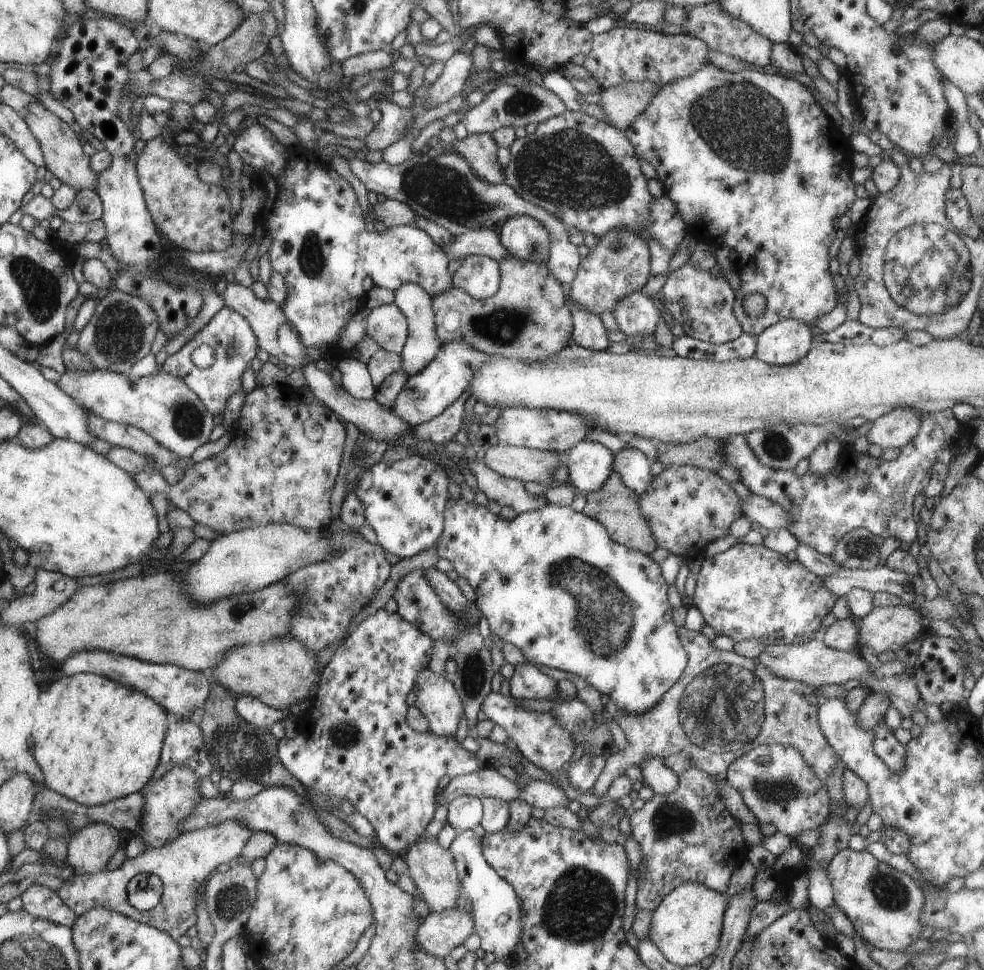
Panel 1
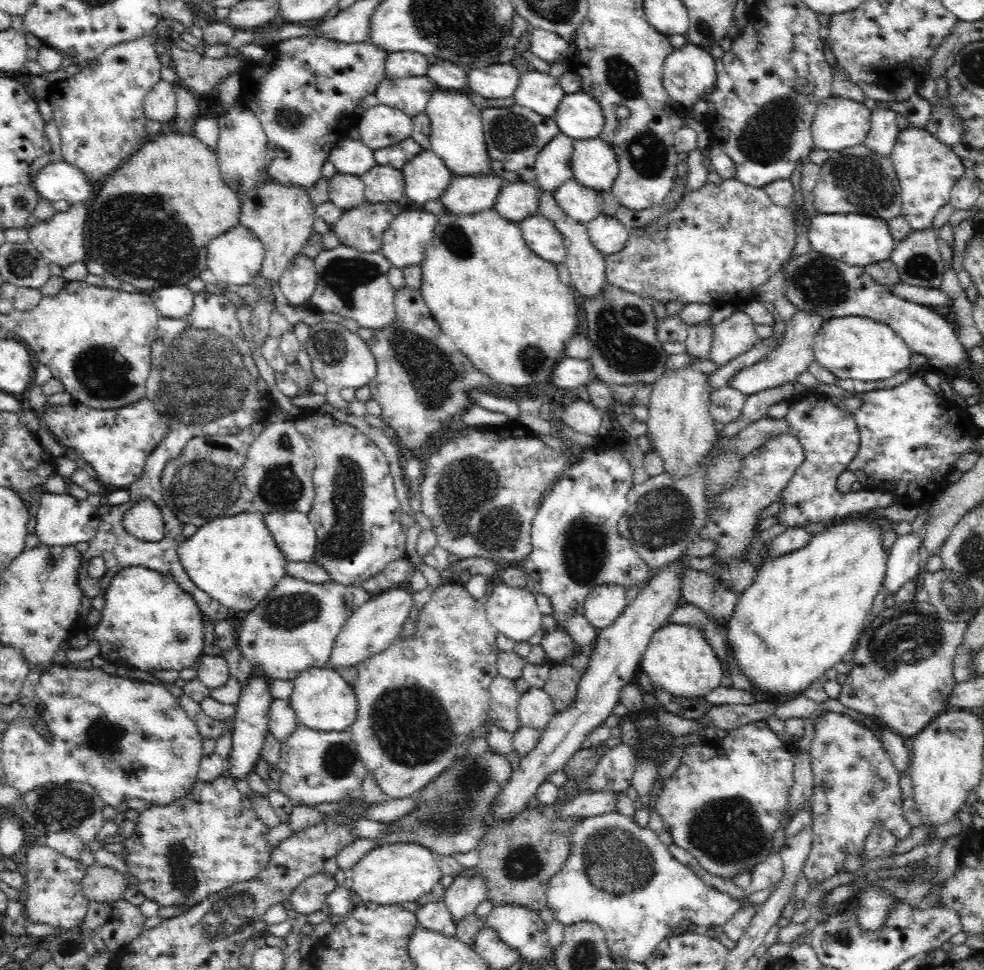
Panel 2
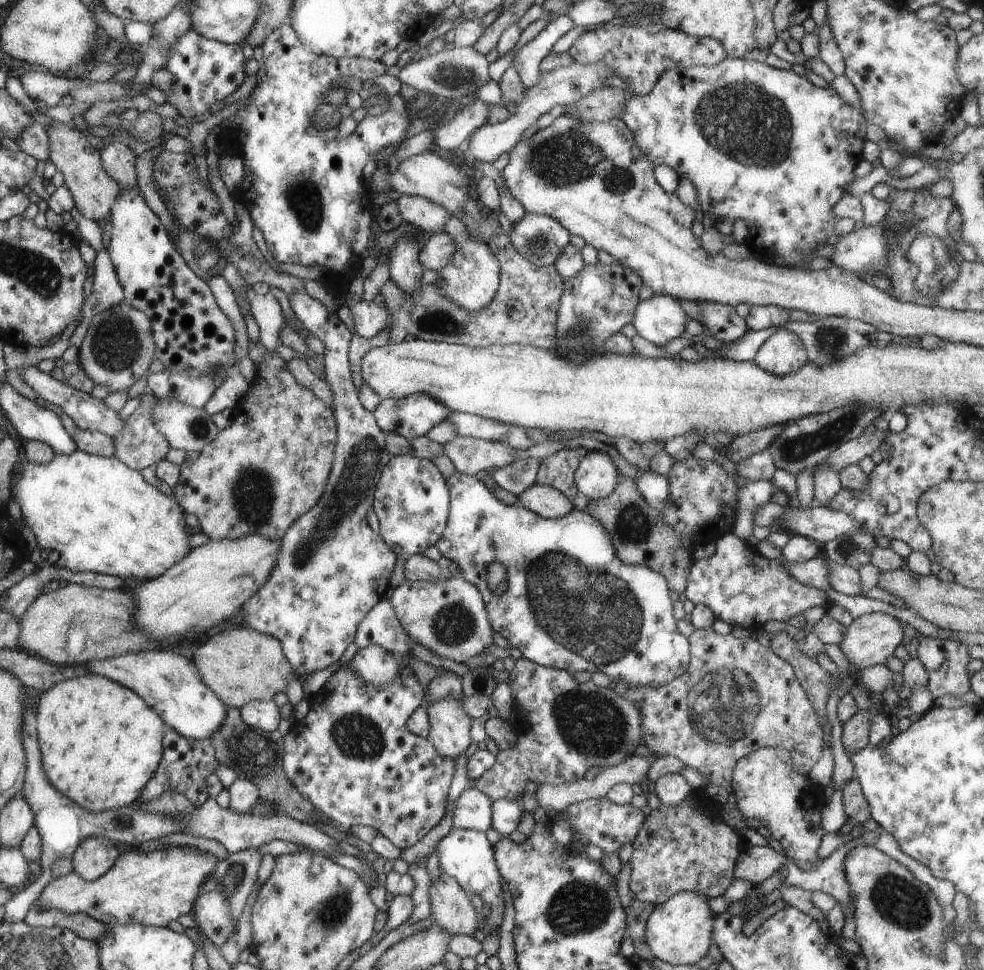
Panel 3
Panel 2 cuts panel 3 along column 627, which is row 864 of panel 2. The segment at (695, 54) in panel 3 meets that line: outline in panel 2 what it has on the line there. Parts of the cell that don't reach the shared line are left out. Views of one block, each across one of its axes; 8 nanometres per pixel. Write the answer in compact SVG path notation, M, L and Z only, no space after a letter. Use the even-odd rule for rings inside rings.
M38 842L26 850L26 912L32 922L52 926L54 930L72 930L84 926L90 902L82 896L82 880L88 874L88 866L78 860L70 860L54 852L48 844Z

